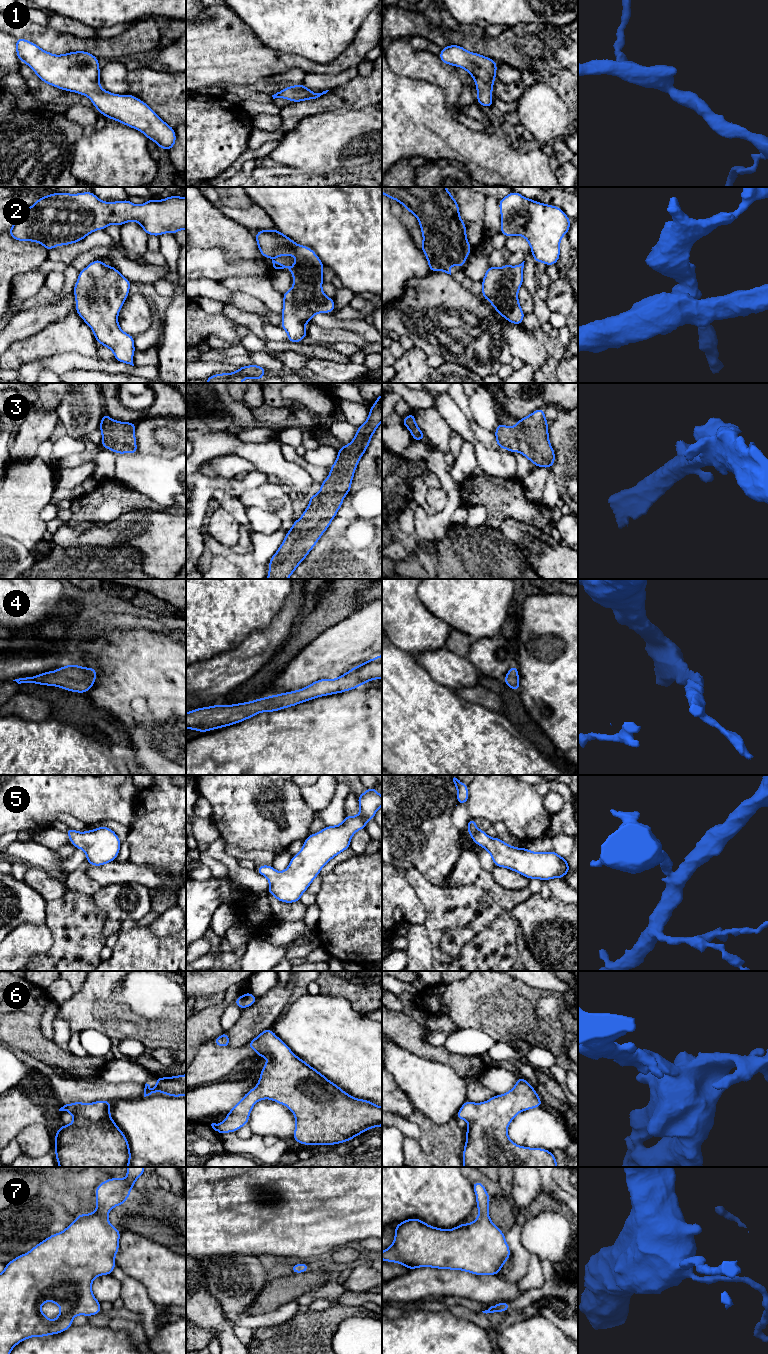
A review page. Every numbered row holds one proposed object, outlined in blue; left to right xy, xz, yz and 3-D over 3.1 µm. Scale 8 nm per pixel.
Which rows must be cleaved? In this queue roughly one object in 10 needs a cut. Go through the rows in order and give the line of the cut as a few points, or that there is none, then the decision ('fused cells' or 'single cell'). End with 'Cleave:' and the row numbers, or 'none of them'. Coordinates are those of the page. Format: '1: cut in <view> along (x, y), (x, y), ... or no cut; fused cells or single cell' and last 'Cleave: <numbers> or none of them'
1: no cut; single cell
2: no cut; single cell
3: no cut; single cell
4: no cut; single cell
5: no cut; single cell
6: no cut; single cell
7: no cut; single cell
Cleave: none of them

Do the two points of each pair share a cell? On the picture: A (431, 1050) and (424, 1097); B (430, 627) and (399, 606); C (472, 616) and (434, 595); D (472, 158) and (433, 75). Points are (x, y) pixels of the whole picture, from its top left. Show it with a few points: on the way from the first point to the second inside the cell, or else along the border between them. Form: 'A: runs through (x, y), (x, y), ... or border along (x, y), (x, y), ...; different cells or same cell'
A: border along (407, 1051), (427, 1059), (445, 1063), (451, 1068); different cells
B: runs through (422, 621), (412, 611), (407, 611); same cell
C: runs through (463, 607), (451, 595), (443, 595); same cell
D: border along (442, 89), (445, 106), (453, 114); different cells

